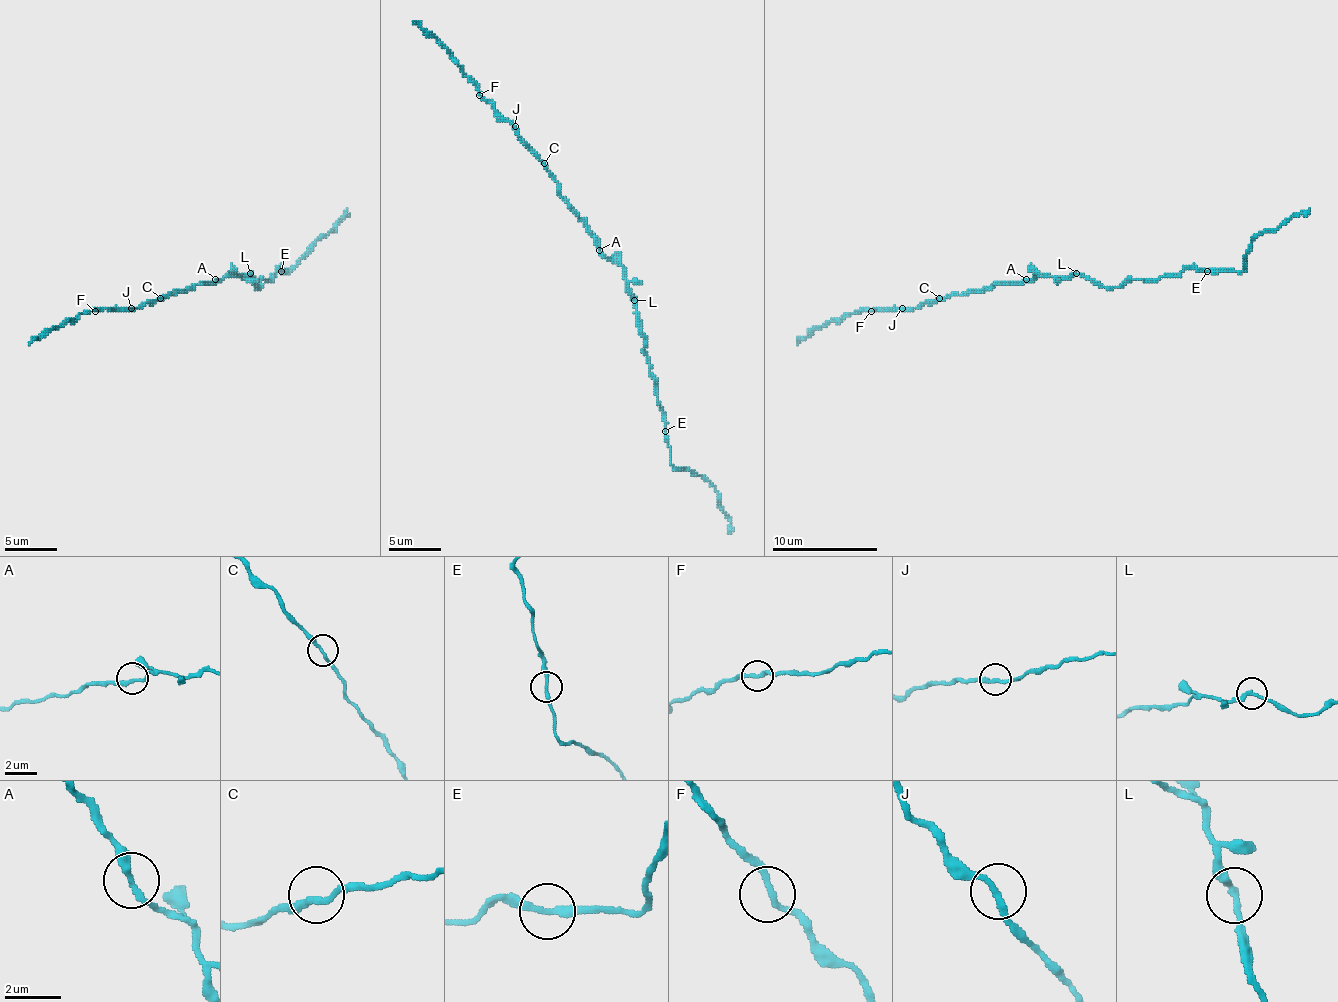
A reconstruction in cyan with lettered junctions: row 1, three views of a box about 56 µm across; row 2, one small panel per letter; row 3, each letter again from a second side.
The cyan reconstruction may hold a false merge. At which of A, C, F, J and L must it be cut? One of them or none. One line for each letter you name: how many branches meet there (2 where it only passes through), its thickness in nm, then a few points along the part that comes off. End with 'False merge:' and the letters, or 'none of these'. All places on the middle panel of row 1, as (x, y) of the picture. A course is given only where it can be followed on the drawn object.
False merge: none of these

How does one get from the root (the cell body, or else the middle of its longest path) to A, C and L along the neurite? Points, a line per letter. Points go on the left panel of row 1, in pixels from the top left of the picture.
A: (236, 277), (215, 279)
C: (236, 277), (200, 282), (194, 287), (160, 298)
L: (236, 277), (250, 274)

